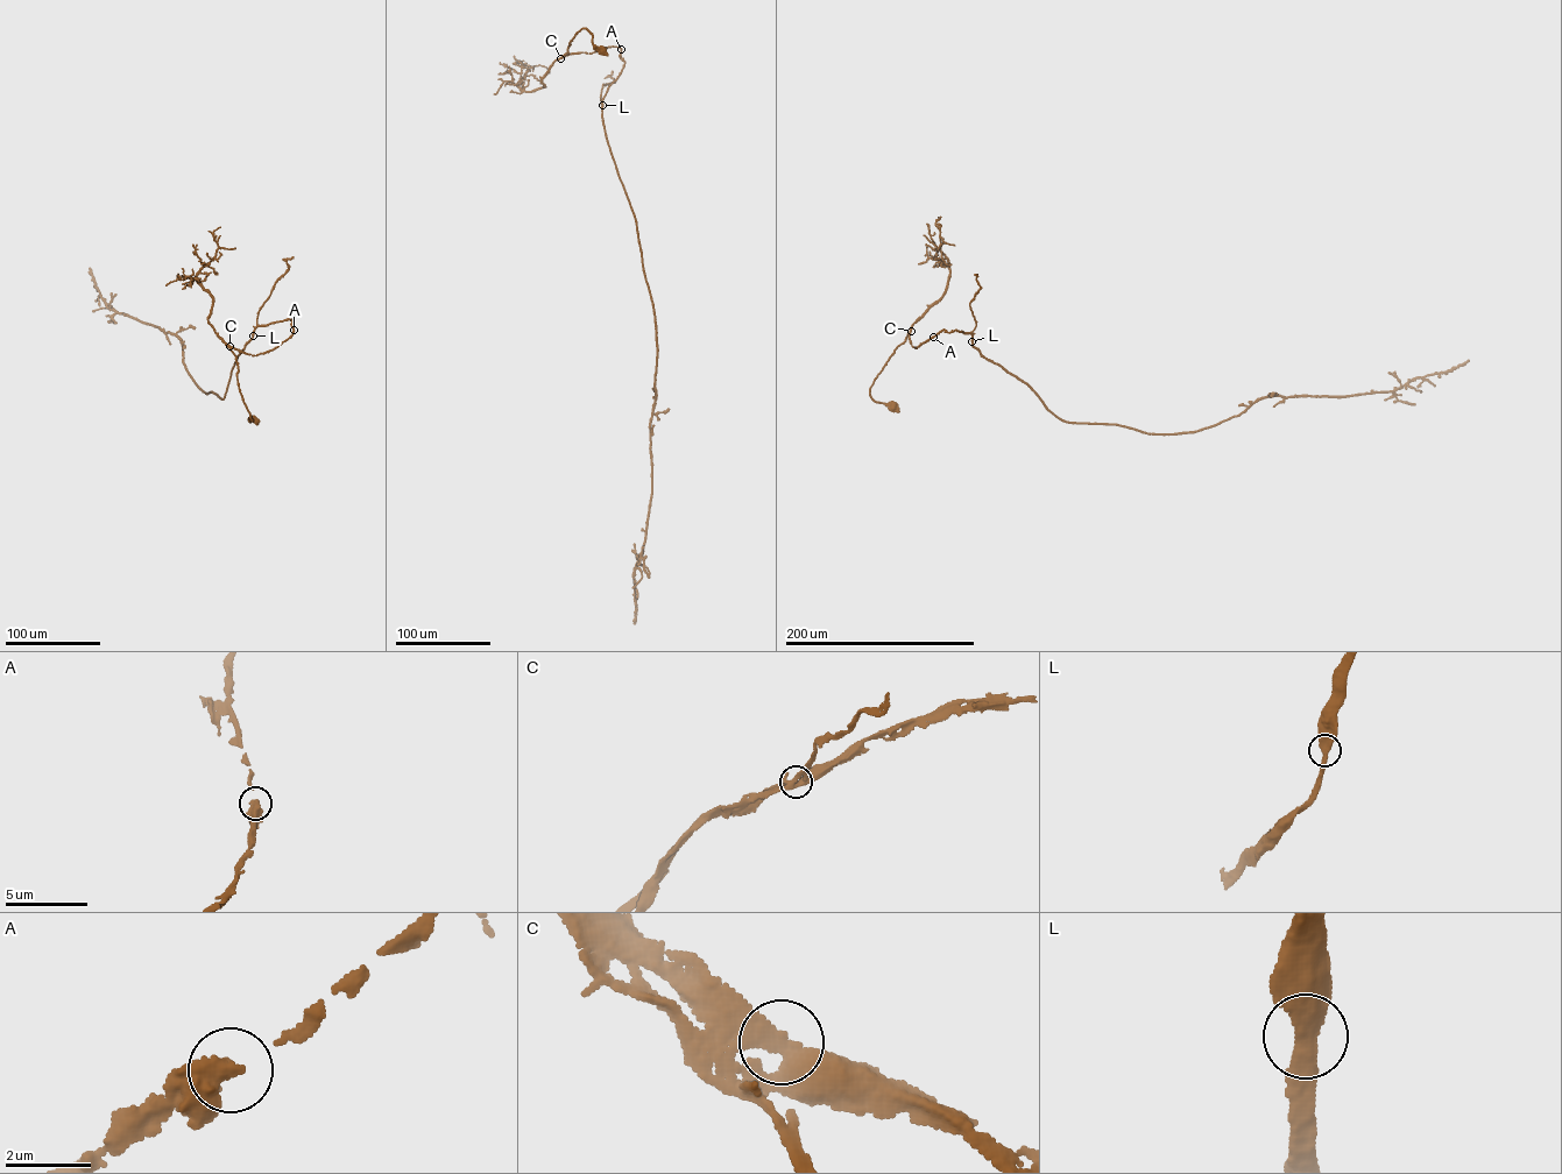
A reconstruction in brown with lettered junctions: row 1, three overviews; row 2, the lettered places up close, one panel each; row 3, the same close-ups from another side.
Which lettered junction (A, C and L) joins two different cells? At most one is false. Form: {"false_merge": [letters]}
{"false_merge": []}

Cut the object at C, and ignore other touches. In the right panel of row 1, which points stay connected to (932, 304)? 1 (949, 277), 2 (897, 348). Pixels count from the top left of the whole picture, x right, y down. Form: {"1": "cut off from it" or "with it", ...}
{"1": "with it", "2": "with it"}

